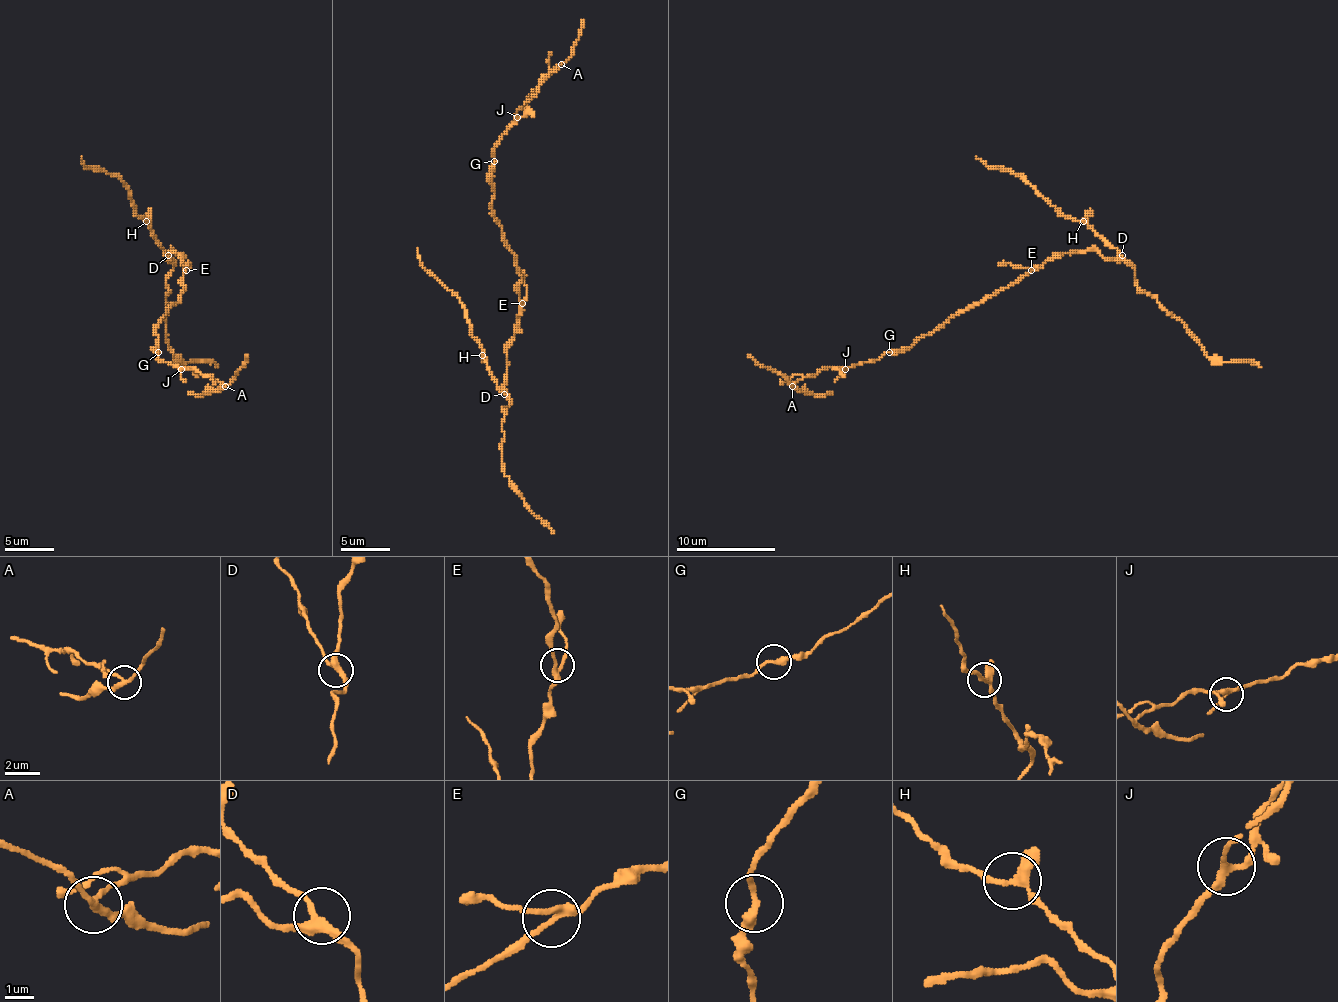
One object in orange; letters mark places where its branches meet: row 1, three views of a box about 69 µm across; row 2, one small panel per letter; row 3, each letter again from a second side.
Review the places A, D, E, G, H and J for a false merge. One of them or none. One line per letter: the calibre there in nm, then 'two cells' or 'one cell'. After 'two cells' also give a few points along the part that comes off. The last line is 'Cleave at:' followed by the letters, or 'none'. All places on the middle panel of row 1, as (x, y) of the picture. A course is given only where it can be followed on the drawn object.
A: 220 nm | two cells | (561, 65), (571, 55), (584, 20)
D: 300 nm | one cell
E: 200 nm | one cell
G: 280 nm | one cell
H: 240 nm | one cell
J: 220 nm | one cell
Cleave at: A

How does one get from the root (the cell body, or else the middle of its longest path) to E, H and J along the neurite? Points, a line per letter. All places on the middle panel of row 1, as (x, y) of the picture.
E: (522, 280), (522, 303)
H: (522, 280), (519, 325), (507, 350), (507, 374), (499, 389), (482, 355)
J: (522, 280), (517, 255), (509, 248), (492, 208), (494, 144), (517, 117)

